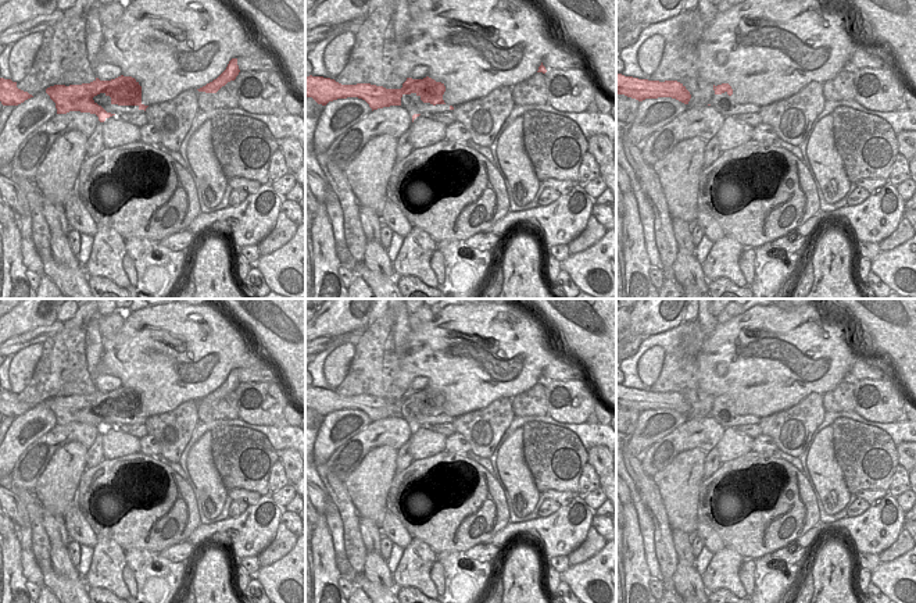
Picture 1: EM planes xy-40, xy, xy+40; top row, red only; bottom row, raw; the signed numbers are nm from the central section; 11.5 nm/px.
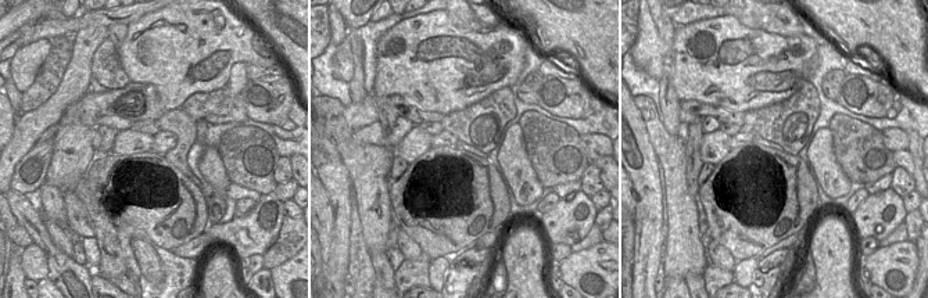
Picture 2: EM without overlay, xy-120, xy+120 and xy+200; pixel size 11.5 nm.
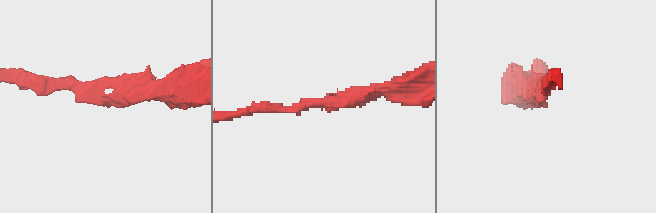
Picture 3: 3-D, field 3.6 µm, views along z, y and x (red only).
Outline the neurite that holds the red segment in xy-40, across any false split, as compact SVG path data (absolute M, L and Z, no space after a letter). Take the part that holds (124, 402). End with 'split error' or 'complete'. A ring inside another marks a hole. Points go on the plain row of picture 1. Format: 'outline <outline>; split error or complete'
outline M118 388L111 392L100 392L96 389L90 395L82 396L54 396L46 400L46 404L56 414L57 425L67 425L69 422L90 424L99 428L100 433L115 427L107 424L99 417L93 408L104 404L111 408L111 415L118 417L137 417L144 421L149 417L142 414L142 397L132 388Z; complete

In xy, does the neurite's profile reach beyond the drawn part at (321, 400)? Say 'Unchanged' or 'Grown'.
Unchanged

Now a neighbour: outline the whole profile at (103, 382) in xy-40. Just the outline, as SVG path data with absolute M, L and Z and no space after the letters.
M101 374L94 377L94 385L100 392L111 392L121 388L122 382L117 377Z

